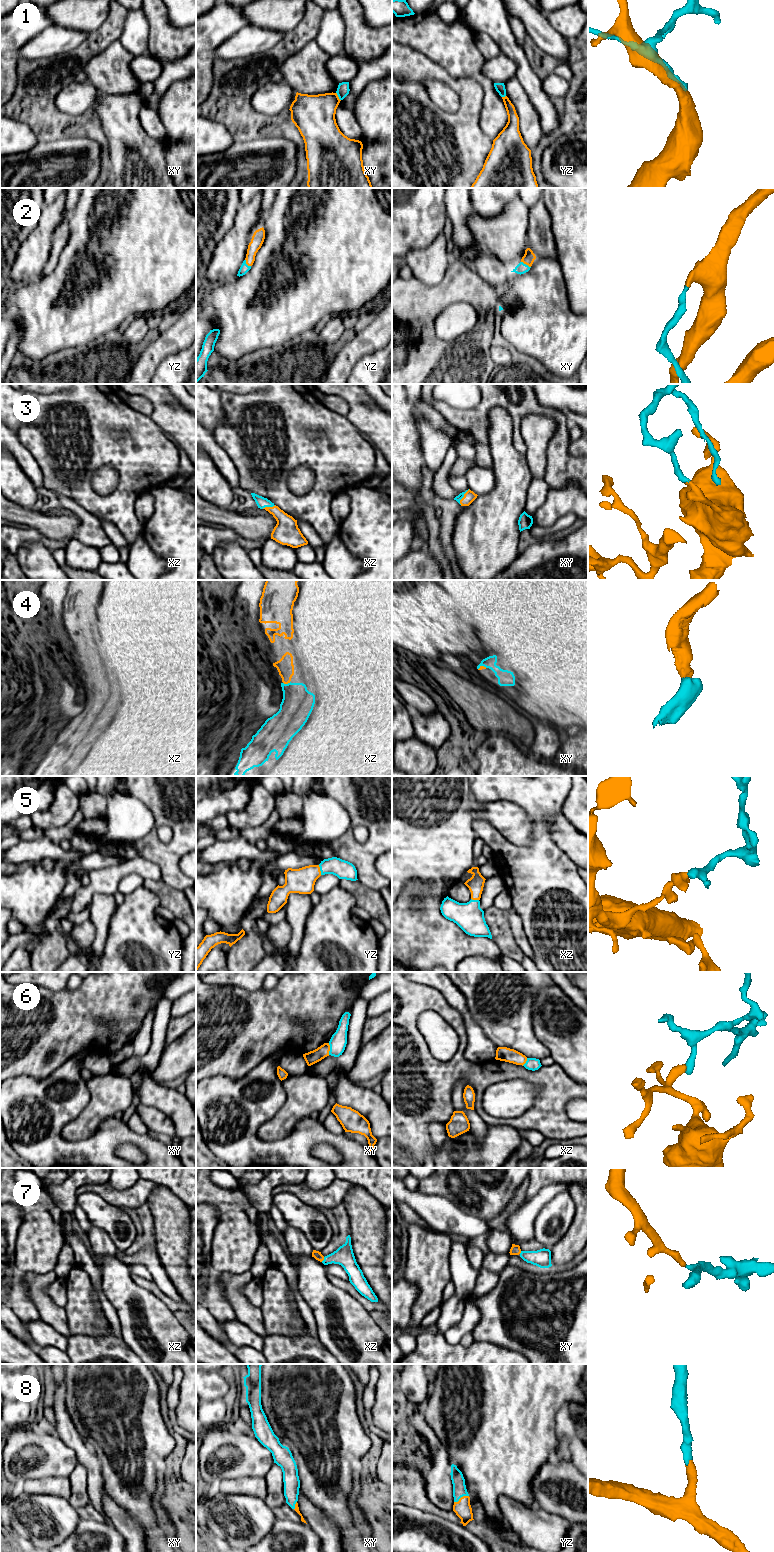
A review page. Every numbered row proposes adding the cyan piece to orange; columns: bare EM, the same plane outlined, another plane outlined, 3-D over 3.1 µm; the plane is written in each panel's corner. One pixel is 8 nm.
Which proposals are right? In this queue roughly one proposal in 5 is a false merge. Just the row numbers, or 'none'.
2, 3, 4, 5, 7, 8

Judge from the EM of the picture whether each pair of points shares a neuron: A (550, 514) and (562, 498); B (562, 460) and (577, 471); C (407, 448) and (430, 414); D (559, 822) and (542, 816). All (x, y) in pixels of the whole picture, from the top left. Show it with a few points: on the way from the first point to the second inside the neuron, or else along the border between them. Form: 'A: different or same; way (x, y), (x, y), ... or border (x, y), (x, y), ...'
A: same; way (552, 510), (560, 502)
B: same; way (566, 464), (573, 469)
C: same; way (407, 434), (407, 414), (413, 408), (416, 408)
D: different; border (560, 812), (550, 828), (555, 842)

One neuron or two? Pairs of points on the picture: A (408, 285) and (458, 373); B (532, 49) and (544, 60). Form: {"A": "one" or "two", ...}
{"A": "one", "B": "one"}

